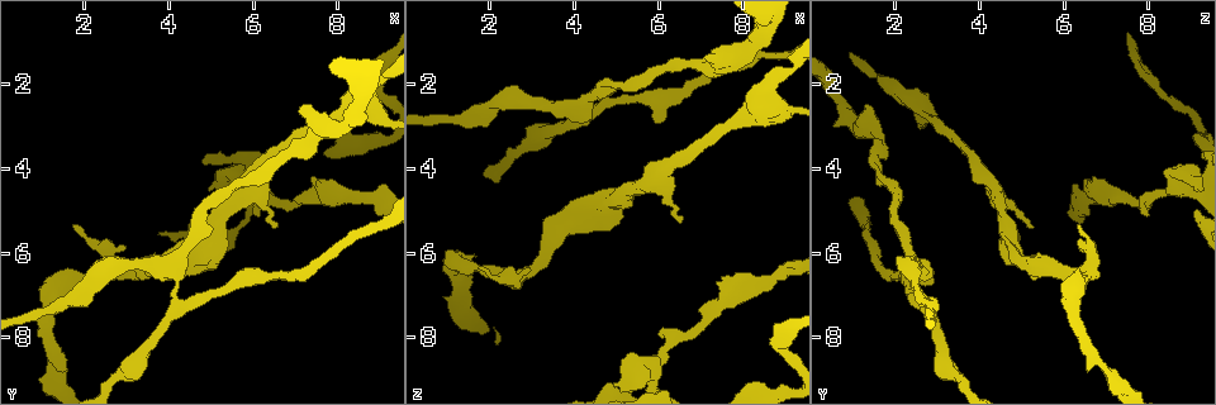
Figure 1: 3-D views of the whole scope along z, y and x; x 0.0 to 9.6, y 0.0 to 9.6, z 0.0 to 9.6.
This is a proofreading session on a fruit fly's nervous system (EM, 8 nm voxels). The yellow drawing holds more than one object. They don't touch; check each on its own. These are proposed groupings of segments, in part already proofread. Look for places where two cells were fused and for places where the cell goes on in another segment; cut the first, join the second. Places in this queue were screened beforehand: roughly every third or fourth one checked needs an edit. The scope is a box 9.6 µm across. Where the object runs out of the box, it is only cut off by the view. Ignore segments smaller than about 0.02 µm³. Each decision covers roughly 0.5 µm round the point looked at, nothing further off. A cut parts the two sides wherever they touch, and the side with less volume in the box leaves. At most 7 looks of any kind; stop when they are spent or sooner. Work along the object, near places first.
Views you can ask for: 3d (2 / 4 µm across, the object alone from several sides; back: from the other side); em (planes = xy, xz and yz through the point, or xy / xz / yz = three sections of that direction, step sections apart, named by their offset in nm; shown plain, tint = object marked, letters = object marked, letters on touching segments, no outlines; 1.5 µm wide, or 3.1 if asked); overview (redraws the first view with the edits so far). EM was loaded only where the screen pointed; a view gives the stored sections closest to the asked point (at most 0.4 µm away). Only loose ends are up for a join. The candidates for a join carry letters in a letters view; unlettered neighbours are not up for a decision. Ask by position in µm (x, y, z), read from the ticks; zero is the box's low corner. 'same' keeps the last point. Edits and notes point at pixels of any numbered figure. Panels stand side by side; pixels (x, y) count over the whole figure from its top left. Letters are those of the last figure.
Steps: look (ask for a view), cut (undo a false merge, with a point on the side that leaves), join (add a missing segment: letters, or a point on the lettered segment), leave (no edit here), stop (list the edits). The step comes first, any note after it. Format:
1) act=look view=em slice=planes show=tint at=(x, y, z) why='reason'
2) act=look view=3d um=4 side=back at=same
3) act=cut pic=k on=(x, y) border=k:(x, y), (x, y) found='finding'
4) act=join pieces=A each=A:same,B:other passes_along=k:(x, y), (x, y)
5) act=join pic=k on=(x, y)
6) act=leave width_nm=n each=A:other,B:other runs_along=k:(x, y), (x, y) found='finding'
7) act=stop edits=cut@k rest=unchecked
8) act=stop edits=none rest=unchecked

act=look view=em slice=planes show=letters at=(8.50, 2.35, 0.65) why='thin neck'

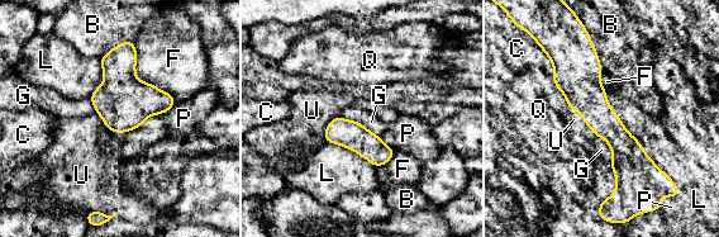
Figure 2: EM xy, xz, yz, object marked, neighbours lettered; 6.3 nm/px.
act=leave width_nm=20 each=B:other,C:other,F:other,G:other,L:other,P:other,Q:other,U:other border=2:(604, 88), (624, 127), (671, 179) found='all the same cell'

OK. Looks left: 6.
act=look view=3d um=2 at=(1.75, 5.25, 6.30) why='branch stops here'

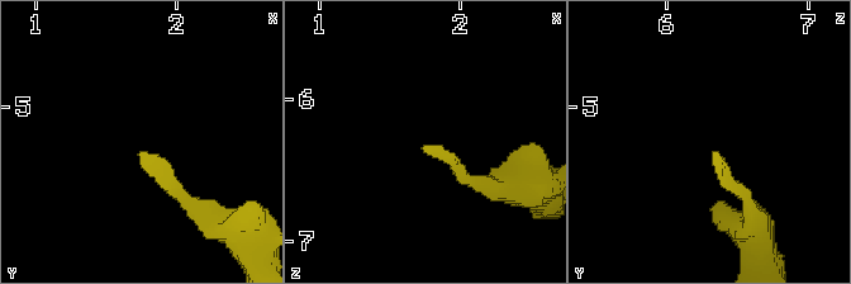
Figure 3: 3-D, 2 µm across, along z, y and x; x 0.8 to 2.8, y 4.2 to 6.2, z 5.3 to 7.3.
act=look view=em slice=xy step=4 show=letters at=(1.76, 5.32, 6.36) why='shape alone is not enough'

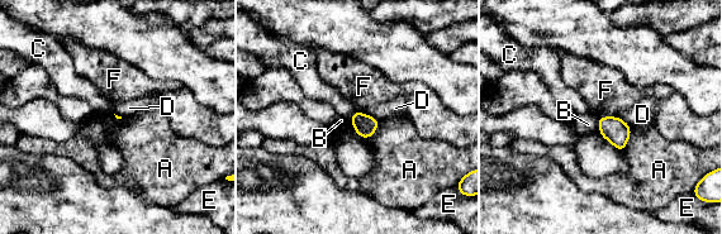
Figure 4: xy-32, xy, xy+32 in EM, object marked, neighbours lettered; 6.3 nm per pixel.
act=leave each=A:other,B:other,C:other,D:other,E:other,F:other border=4:(597, 115), (618, 116) found='no lettered segment goes on from it'

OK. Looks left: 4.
act=look view=3d um=2 at=(5.85, 4.45, 8.75) why='branch point'

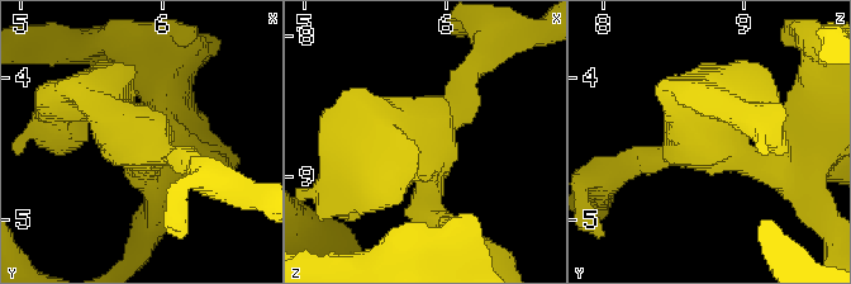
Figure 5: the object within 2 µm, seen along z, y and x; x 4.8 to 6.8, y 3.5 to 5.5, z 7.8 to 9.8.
act=look view=em slice=planes show=letters at=(5.88, 4.50, 8.74)

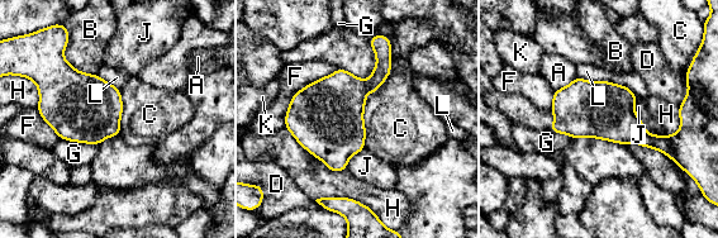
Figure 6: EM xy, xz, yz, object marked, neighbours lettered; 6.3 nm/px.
act=leave each=A:other,B:other,C:other,D:other,F:other,G:other,H:other,J:other,K:other,L:other arms=3 border=6:(60, 138), (94, 143), (96, 146) found='all the same cell'

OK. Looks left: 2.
act=stop edits=none rest=unchecked

